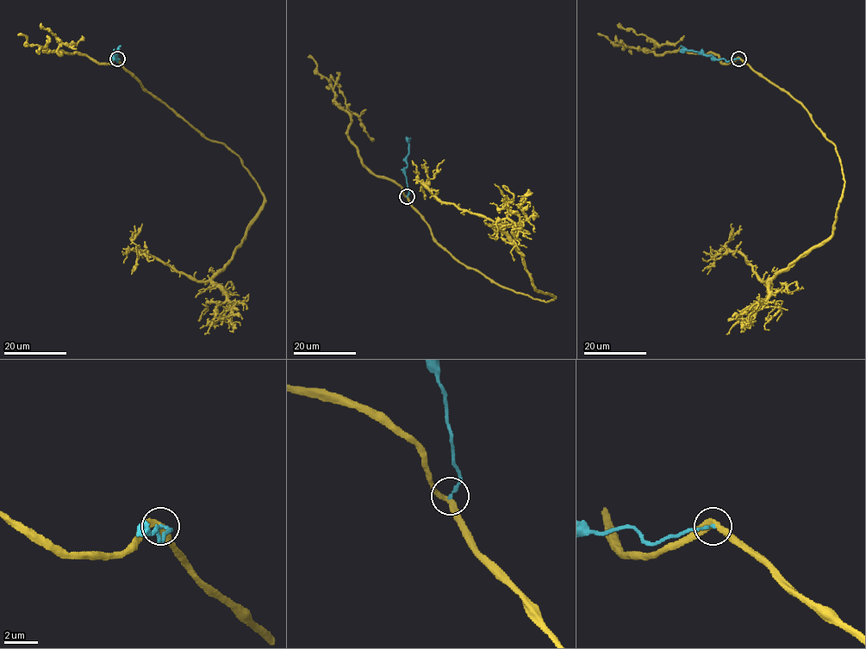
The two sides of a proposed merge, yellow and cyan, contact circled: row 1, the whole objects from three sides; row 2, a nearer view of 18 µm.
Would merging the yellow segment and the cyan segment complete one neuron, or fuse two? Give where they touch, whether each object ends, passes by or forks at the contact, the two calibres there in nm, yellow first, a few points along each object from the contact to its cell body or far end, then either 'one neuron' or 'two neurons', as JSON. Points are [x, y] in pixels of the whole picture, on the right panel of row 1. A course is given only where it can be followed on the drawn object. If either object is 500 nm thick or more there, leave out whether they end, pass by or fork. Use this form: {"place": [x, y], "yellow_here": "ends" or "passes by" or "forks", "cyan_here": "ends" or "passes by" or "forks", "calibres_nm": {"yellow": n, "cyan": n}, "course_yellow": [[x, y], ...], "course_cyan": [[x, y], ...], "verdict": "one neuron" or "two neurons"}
{"place": [738, 58], "yellow_here": "passes by", "cyan_here": "ends", "calibres_nm": {"yellow": 360, "cyan": 200}, "course_yellow": [[738, 58], [806, 108], [835, 146], [843, 195], [832, 233], [768, 281], [738, 252], [702, 257]], "course_cyan": [[738, 58], [714, 59], [685, 50], [680, 45]], "verdict": "two neurons"}

